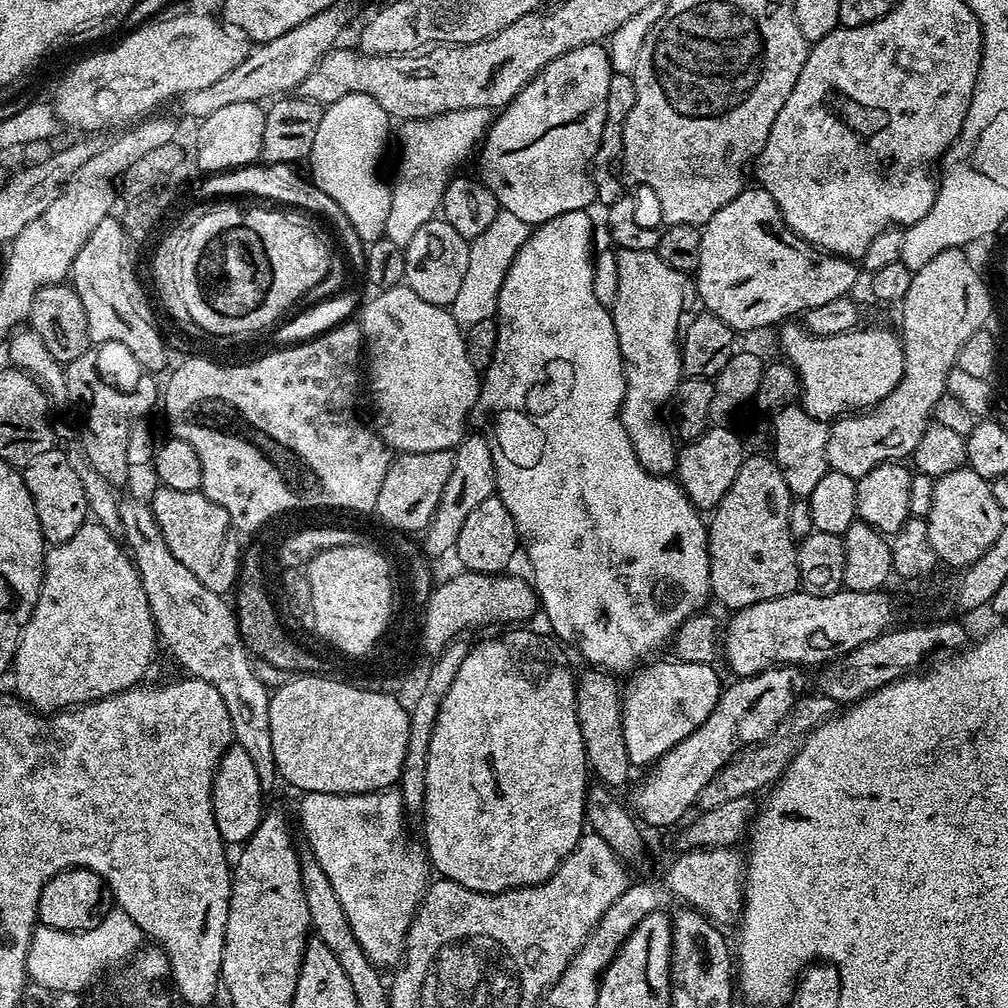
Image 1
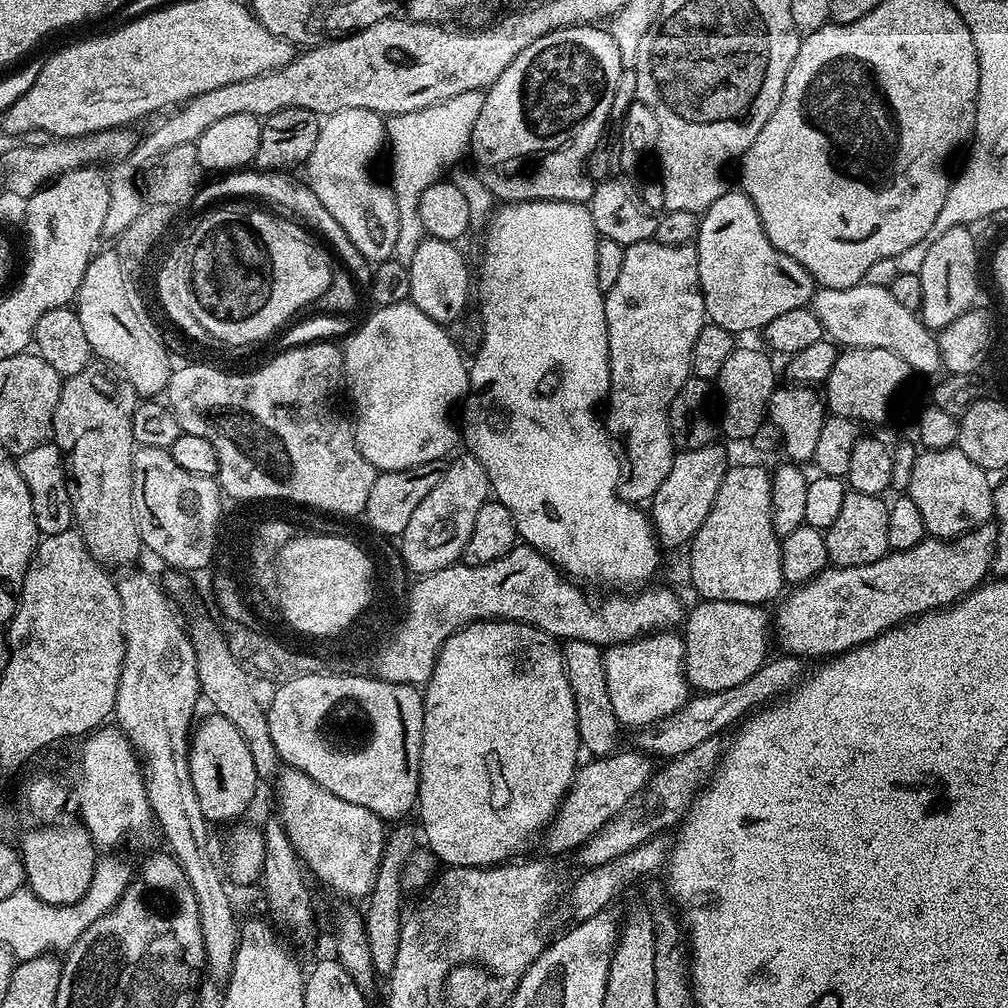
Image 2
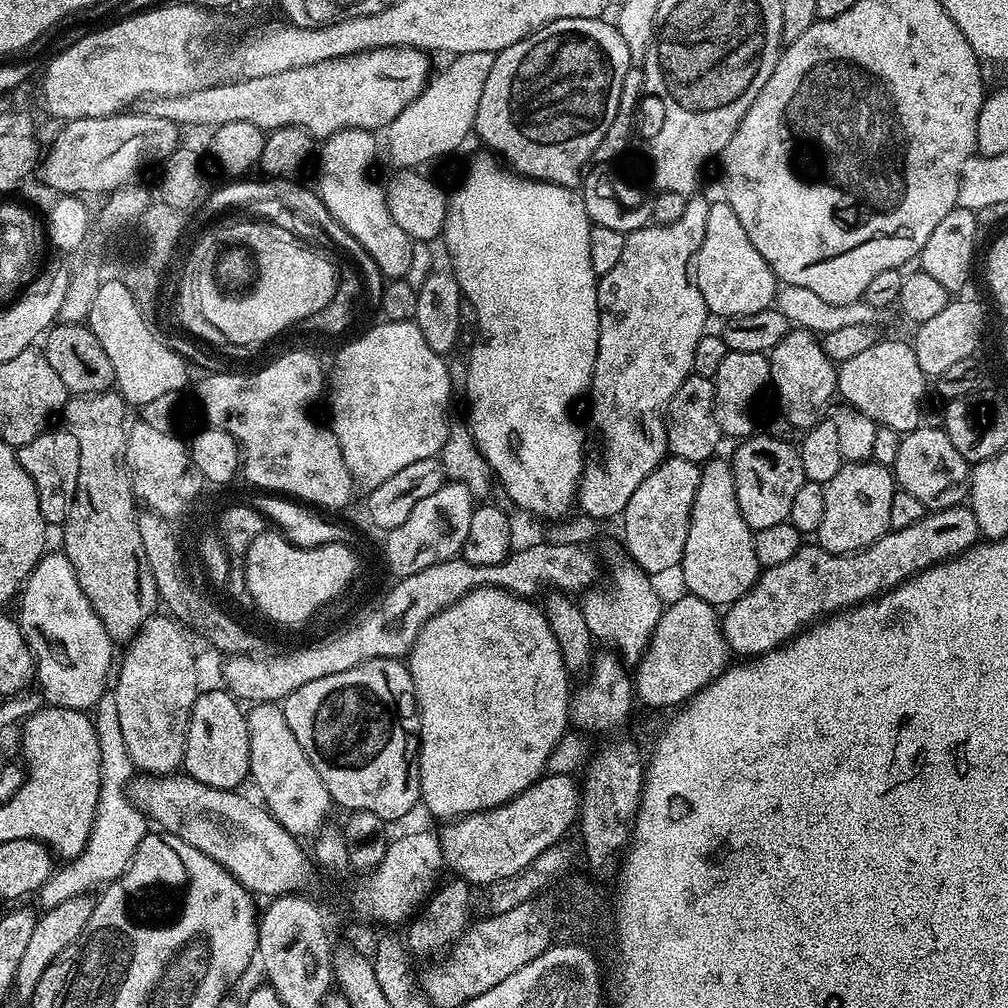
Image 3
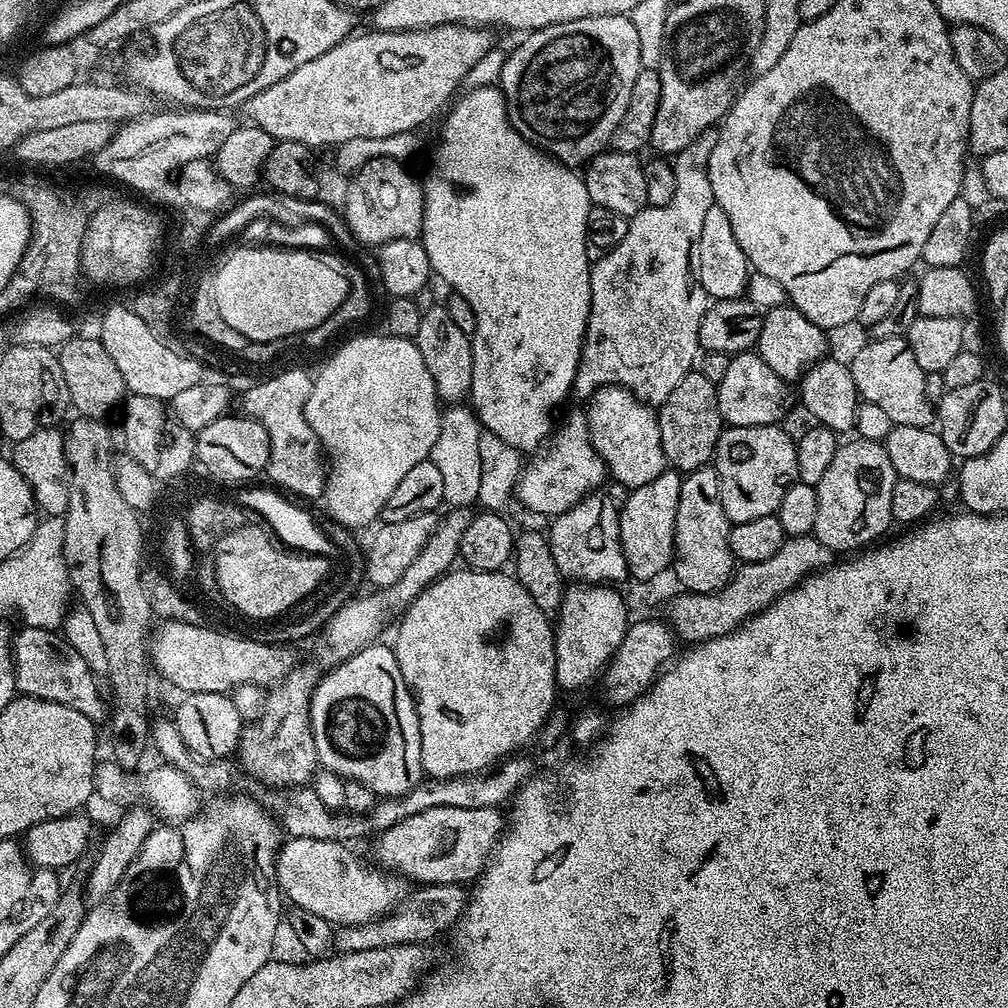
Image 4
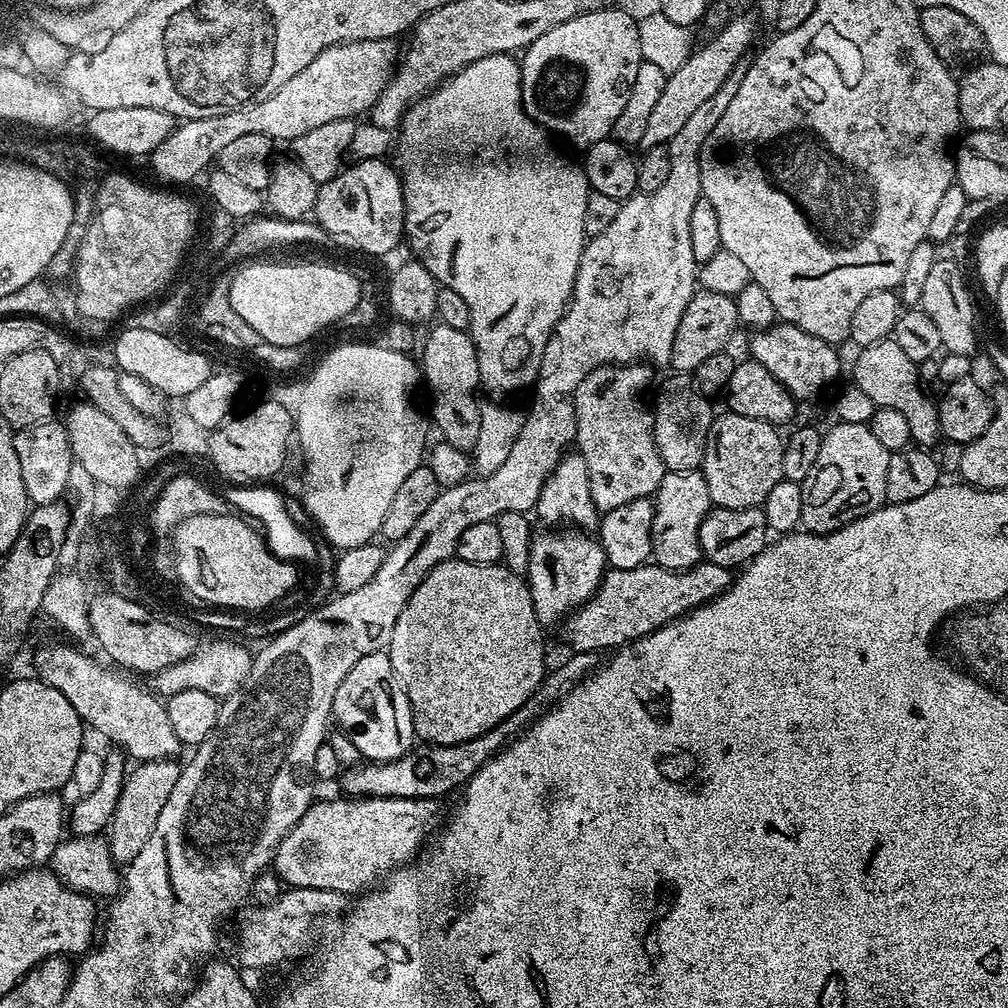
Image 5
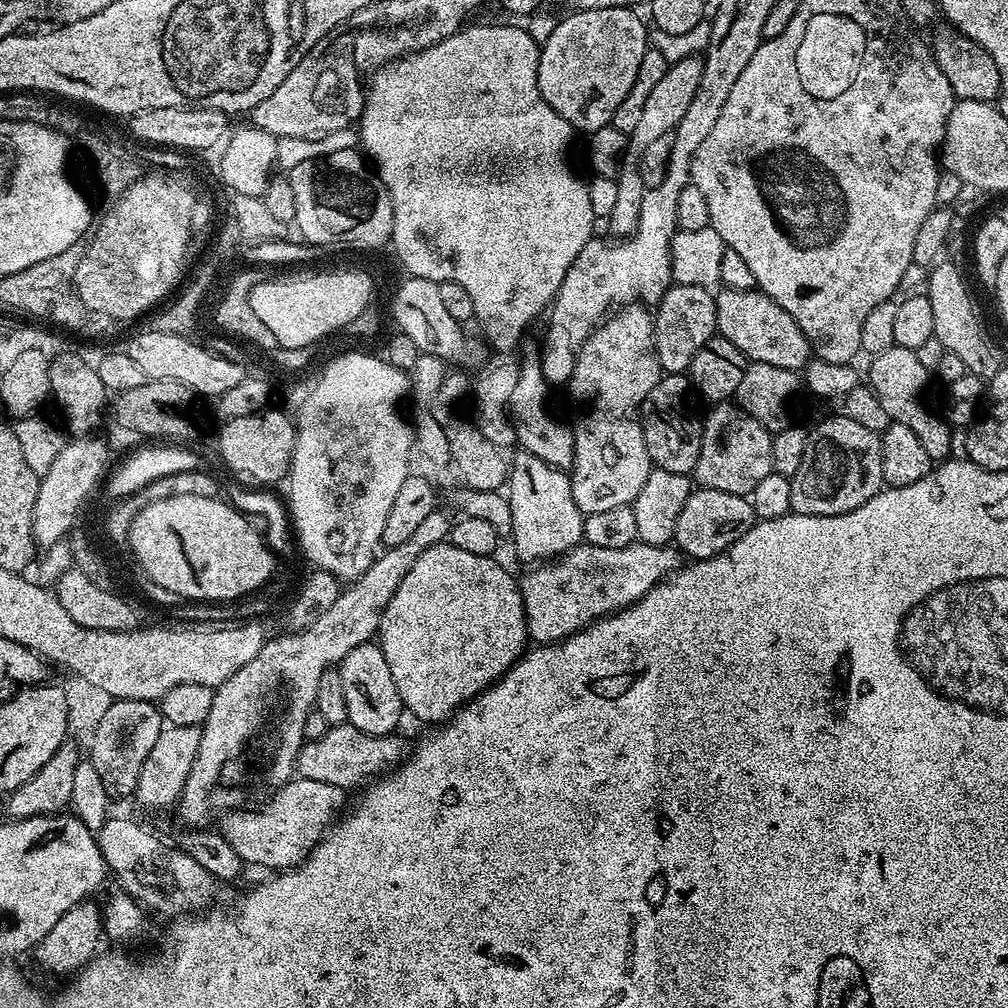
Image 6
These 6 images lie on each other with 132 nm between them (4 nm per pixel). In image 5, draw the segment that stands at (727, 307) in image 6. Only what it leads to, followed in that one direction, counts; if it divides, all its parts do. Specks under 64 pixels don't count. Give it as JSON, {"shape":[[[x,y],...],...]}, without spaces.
{"shape":[[[773,322],[767,328],[759,329],[755,335],[751,359],[766,366],[766,370],[770,370],[770,374],[774,374],[774,378],[778,378],[797,401],[808,400],[818,395],[827,384],[835,382],[840,372],[840,356],[836,353],[839,351],[822,338],[783,322]]]}

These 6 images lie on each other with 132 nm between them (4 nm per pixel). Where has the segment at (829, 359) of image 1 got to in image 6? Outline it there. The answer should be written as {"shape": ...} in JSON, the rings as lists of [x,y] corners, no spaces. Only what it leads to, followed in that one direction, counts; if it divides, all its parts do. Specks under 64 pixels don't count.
{"shape":[[[890,347],[882,354],[871,357],[867,383],[874,390],[878,402],[886,409],[889,421],[910,426],[918,443],[926,449],[933,462],[943,462],[953,455],[953,429],[939,411],[928,405],[928,378],[930,372],[918,362],[918,354],[911,348]]]}

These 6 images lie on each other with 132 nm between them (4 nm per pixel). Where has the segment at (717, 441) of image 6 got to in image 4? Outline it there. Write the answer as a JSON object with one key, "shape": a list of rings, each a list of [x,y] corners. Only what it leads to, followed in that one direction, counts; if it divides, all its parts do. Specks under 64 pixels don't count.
{"shape":[[[780,424],[766,426],[731,426],[725,427],[716,443],[714,467],[716,477],[720,479],[720,497],[722,510],[732,524],[754,522],[754,518],[766,518],[775,513],[784,489],[797,479],[796,474],[796,440],[783,432]]]}

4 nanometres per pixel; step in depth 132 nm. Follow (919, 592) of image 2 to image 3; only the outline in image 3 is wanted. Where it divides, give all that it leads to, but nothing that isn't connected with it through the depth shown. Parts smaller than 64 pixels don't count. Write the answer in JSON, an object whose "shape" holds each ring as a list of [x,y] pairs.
{"shape":[[[961,506],[925,511],[914,526],[891,529],[870,547],[844,556],[827,552],[815,542],[805,543],[790,562],[763,569],[754,587],[723,613],[722,627],[728,647],[740,658],[764,656],[809,626],[883,596],[943,560],[961,556],[976,547],[980,539],[978,518],[974,518],[971,507]]]}

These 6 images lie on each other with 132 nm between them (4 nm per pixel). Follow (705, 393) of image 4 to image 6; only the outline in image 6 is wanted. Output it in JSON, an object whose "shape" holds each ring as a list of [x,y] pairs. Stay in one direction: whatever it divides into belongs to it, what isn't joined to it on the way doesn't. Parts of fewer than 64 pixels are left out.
{"shape":[[[670,372],[661,375],[660,380],[650,390],[650,394],[640,407],[640,425],[644,431],[644,441],[648,457],[655,467],[670,470],[674,474],[688,476],[695,473],[700,449],[701,421],[688,409],[690,380],[687,375]]]}

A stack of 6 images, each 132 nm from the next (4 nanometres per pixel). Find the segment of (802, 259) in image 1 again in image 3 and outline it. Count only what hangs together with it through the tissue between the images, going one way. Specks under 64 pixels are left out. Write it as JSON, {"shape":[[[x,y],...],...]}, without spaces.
{"shape":[[[717,200],[717,204],[708,205],[706,234],[694,257],[694,283],[713,317],[758,314],[773,307],[778,291],[776,275],[770,270],[766,258],[754,250],[754,242],[746,238],[746,230],[742,230],[742,222],[738,222],[738,214],[730,210],[728,201]]]}

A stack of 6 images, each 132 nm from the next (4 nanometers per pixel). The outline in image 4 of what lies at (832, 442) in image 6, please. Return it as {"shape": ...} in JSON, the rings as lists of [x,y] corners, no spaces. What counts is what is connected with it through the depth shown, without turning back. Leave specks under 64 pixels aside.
{"shape":[[[848,439],[852,440],[845,444],[843,441],[837,447],[830,458],[830,466],[826,466],[826,474],[822,474],[822,478],[814,485],[818,510],[814,514],[811,535],[836,554],[877,541],[874,539],[894,524],[890,494],[898,477],[883,443],[878,440]]]}

